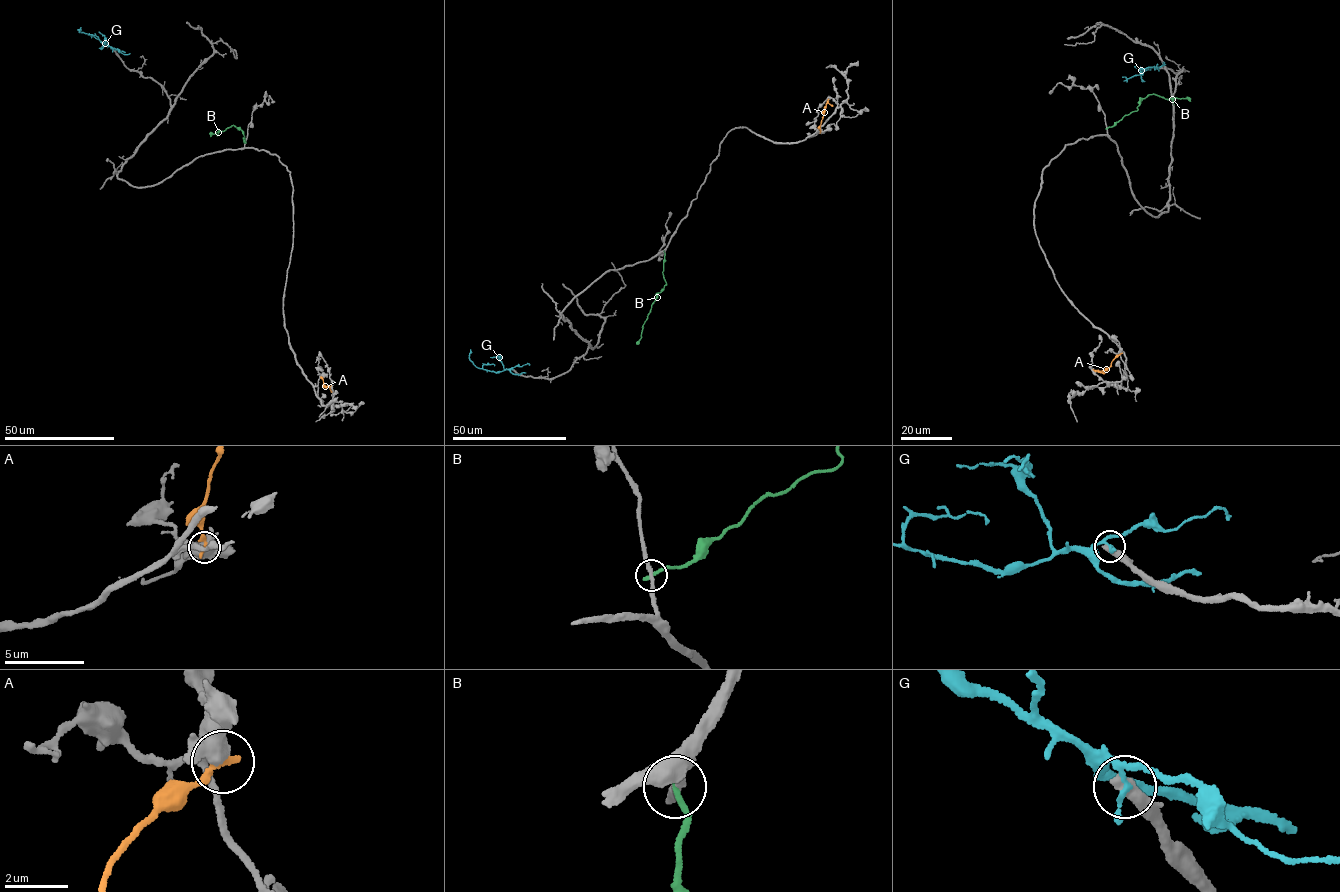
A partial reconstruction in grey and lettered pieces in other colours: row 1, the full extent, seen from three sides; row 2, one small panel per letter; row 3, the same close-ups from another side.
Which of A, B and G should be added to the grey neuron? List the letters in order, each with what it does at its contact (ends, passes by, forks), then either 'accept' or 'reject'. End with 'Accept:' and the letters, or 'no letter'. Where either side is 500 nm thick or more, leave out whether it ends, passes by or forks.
A: it ends | reject
B: it ends | reject
G: it passes by | reject
Accept: no letter

